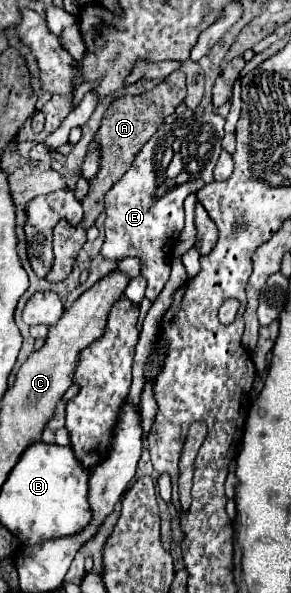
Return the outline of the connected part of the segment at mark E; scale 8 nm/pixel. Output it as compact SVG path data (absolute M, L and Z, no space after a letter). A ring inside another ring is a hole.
M204 111L198 117L178 117L172 125L162 125L154 137L142 147L142 151L136 155L132 167L124 173L124 177L106 193L104 199L104 211L106 211L106 241L102 245L102 255L112 261L120 261L124 257L138 257L142 261L142 275L148 281L148 293L146 299L154 301L158 293L162 291L164 283L170 277L170 253L172 243L178 241L182 229L184 229L184 199L190 193L196 193L204 187L204 183L212 183L212 169L218 161L218 155L222 151L222 137L224 137L224 117L218 117L210 111ZM180 153L180 175L170 175L168 167L172 157Z

